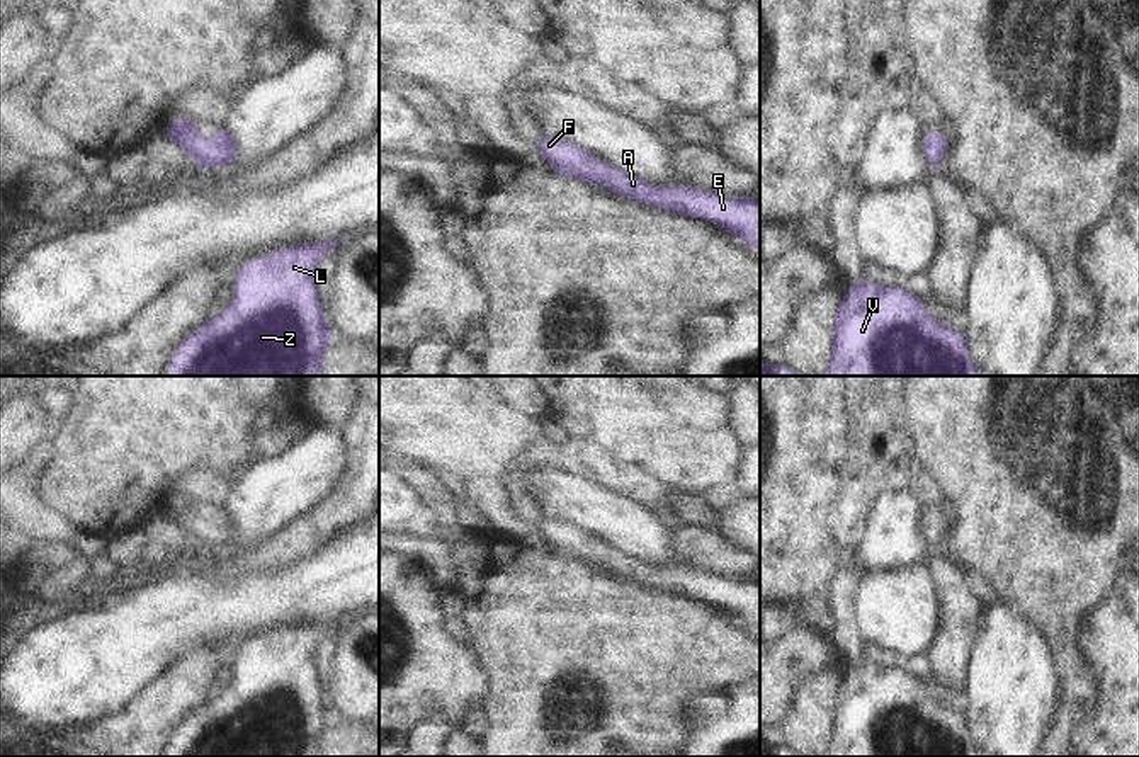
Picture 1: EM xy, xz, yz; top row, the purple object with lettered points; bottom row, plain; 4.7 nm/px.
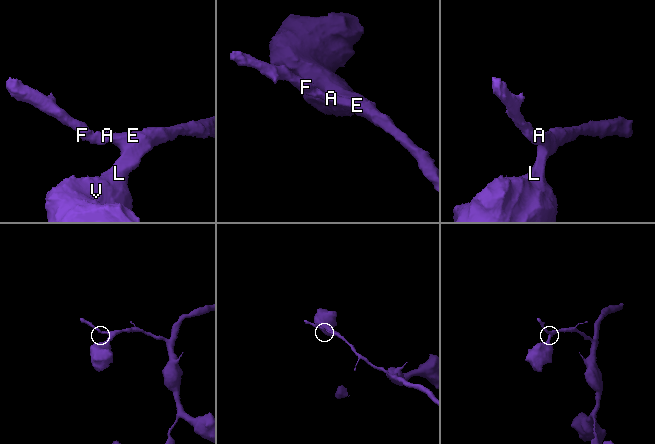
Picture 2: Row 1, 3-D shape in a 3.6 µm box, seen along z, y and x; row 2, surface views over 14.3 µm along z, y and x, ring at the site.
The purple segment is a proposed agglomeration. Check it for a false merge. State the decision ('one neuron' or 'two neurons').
one neuron

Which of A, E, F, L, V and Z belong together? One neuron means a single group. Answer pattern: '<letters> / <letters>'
A E F L V Z

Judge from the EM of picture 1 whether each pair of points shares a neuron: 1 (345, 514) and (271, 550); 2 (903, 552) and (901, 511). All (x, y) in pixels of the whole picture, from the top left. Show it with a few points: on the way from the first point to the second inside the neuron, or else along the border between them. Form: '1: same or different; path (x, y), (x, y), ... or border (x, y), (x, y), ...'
1: same; path (327, 523), (289, 546)
2: same; path (901, 541), (901, 521)

